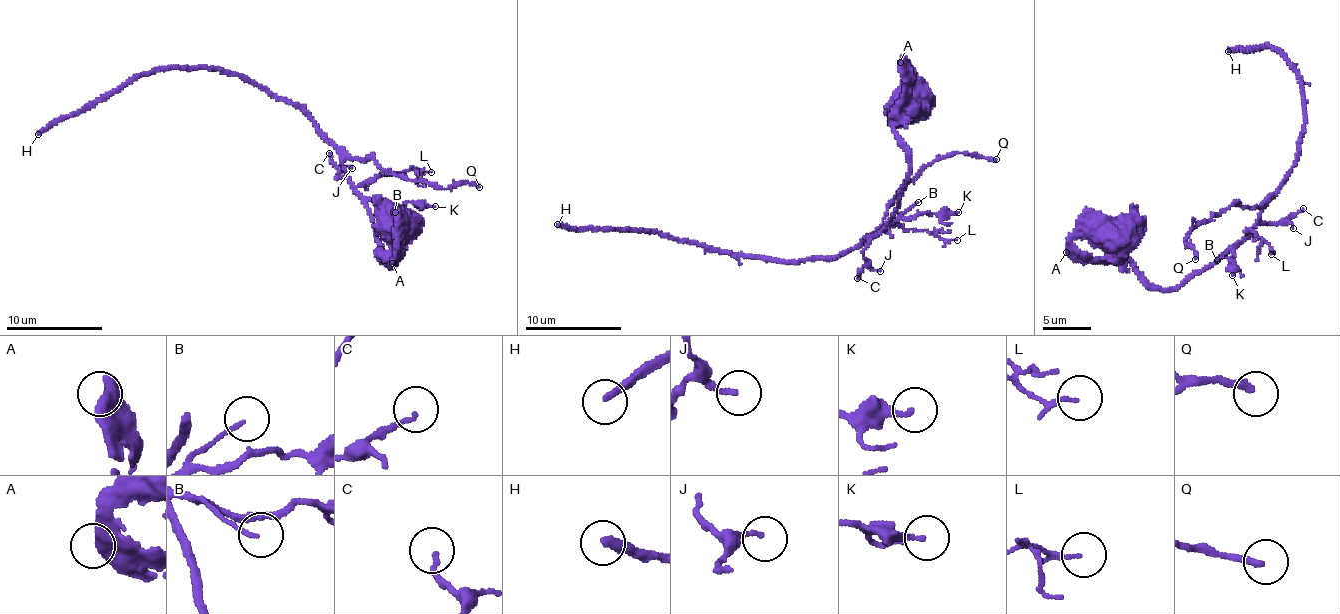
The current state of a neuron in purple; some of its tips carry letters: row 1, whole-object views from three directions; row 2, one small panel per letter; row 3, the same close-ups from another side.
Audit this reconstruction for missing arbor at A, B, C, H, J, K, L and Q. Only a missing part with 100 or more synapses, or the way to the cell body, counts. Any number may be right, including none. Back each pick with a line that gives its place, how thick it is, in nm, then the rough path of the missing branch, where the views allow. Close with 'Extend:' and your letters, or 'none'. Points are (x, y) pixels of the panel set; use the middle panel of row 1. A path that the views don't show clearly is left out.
H: place (557, 224); calibre 280 nm
Extend: H

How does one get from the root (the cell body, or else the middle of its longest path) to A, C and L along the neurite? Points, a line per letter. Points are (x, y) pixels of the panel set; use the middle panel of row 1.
A: (913, 102), (913, 105), (914, 101), (908, 97), (910, 76), (900, 62)
C: (913, 102), (910, 116), (894, 129), (908, 159), (909, 182), (889, 225), (863, 251), (865, 266), (857, 278)
L: (913, 102), (910, 116), (894, 129), (908, 159), (909, 182), (888, 226), (881, 230), (901, 225), (957, 240)

